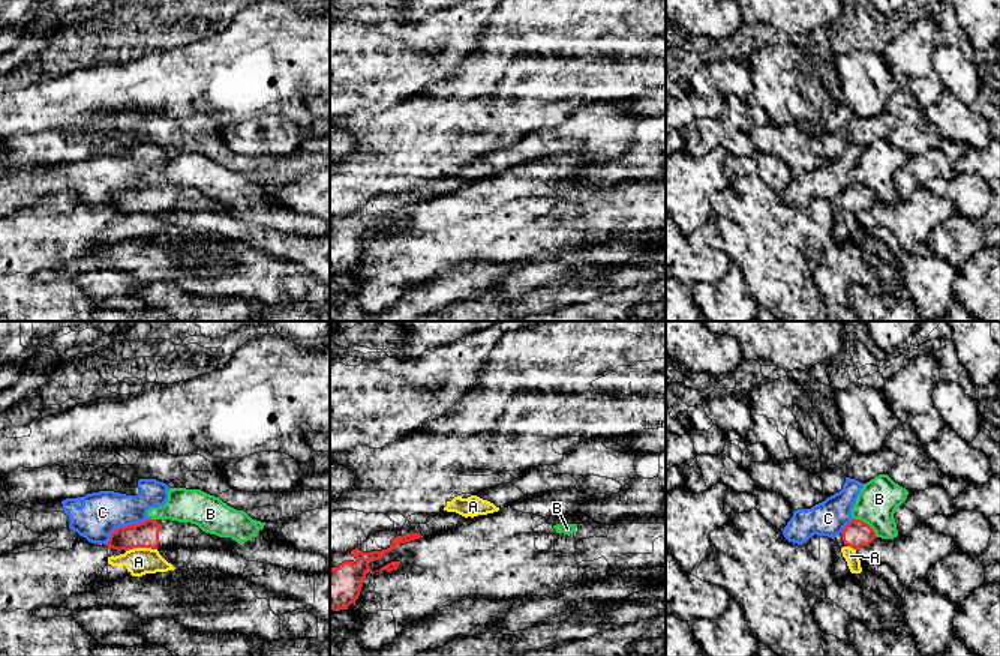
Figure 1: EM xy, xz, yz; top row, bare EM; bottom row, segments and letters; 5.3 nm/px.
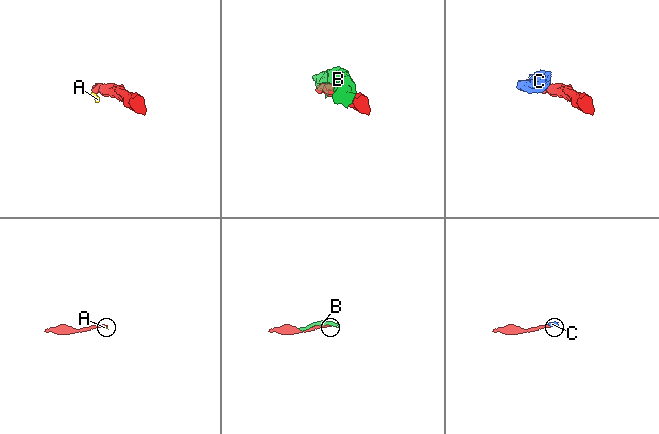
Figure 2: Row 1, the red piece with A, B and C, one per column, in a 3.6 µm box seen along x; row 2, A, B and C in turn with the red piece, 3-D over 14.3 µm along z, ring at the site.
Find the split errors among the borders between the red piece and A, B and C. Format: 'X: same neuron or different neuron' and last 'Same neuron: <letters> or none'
A: same neuron
B: different neuron
C: different neuron
Same neuron: A

